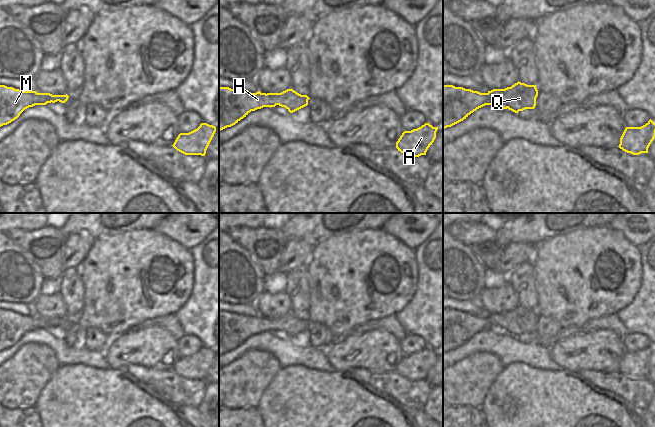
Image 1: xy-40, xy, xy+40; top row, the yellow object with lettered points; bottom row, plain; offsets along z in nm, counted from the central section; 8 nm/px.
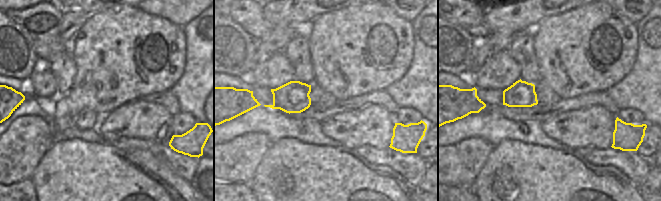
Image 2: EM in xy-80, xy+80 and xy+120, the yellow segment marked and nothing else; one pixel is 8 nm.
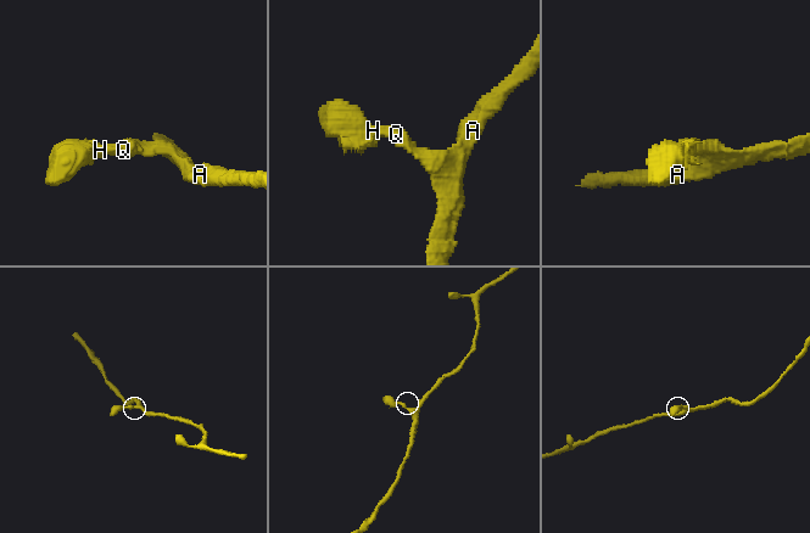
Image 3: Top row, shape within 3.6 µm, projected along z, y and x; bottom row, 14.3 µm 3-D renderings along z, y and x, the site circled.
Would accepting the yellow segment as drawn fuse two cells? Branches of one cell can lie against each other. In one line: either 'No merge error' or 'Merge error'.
No merge error.

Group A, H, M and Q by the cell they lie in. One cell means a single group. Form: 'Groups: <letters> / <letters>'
Groups: A H M Q.

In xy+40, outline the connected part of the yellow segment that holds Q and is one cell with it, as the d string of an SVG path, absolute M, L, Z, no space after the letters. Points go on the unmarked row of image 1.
M519 305L511 311L493 313L487 317L443 309L443 353L463 345L485 329L491 329L497 333L508 332L515 337L534 333L537 320L536 309L527 309Z

